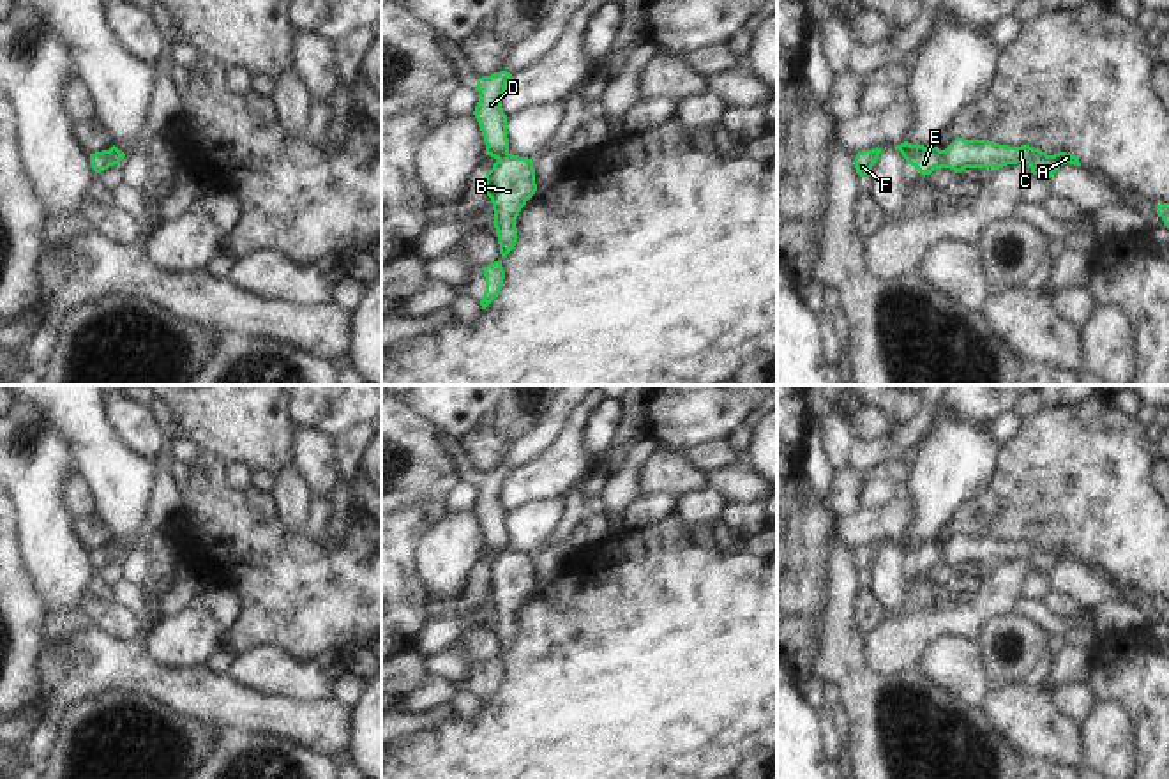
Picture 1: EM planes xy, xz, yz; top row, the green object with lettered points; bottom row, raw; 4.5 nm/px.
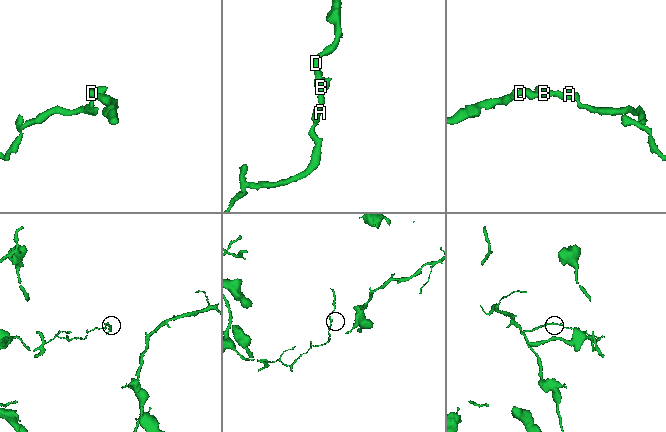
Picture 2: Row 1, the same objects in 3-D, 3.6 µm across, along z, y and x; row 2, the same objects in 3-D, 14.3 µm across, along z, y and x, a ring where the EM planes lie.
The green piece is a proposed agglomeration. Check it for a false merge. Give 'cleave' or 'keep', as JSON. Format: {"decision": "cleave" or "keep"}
{"decision": "cleave"}

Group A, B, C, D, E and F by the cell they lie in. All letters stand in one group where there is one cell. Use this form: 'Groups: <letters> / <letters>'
Groups: A B C / D E F.

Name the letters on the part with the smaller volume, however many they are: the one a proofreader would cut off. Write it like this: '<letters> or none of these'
D, E, F

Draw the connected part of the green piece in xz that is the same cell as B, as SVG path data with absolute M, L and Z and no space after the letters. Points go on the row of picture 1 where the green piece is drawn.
M505 154L486 173L484 184L493 203L494 228L503 260L517 242L516 219L537 191L533 161Z

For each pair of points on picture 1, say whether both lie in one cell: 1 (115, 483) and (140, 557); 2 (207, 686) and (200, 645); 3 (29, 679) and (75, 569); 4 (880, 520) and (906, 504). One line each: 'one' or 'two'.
1: two
2: two
3: two
4: one

